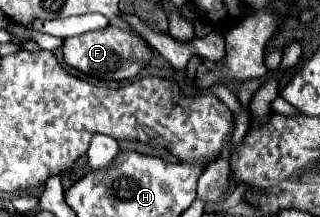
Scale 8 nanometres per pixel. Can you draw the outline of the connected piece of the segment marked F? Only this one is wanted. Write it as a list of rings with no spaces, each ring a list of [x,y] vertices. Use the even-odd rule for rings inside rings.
[[[107,26],[105,30],[73,36],[63,42],[63,60],[71,68],[77,68],[83,74],[101,80],[131,80],[141,72],[141,68],[147,64],[149,58],[151,58],[151,48],[147,44],[137,44],[133,36],[113,26]]]

